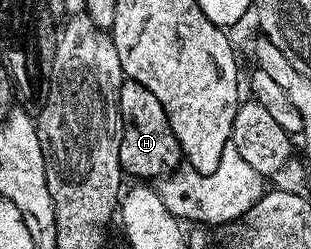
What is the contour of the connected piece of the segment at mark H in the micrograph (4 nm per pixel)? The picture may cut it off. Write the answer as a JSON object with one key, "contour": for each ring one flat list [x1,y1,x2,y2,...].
{"contour":[[123,79,118,99,122,115,122,137,120,138,120,162,127,177,143,176,143,181,154,182,177,171,183,163,182,147,170,128,170,119,156,94,140,82]]}

